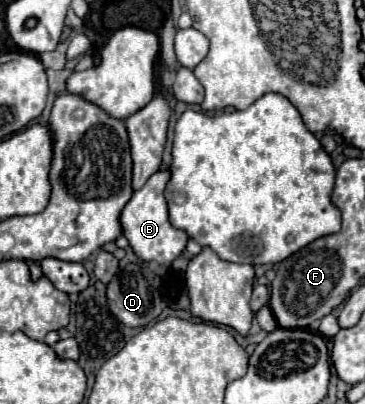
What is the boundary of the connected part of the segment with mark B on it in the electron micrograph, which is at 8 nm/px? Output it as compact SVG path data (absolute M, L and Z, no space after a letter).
M168 168L156 170L148 182L144 184L144 188L136 190L134 196L130 198L130 202L124 206L120 222L122 222L122 230L124 236L130 242L130 248L134 250L134 254L142 260L156 260L158 264L170 264L174 258L178 258L182 254L182 250L186 248L188 242L188 234L180 228L174 228L170 224L168 218L168 208L166 208L166 198L164 198L164 188L168 184Z

